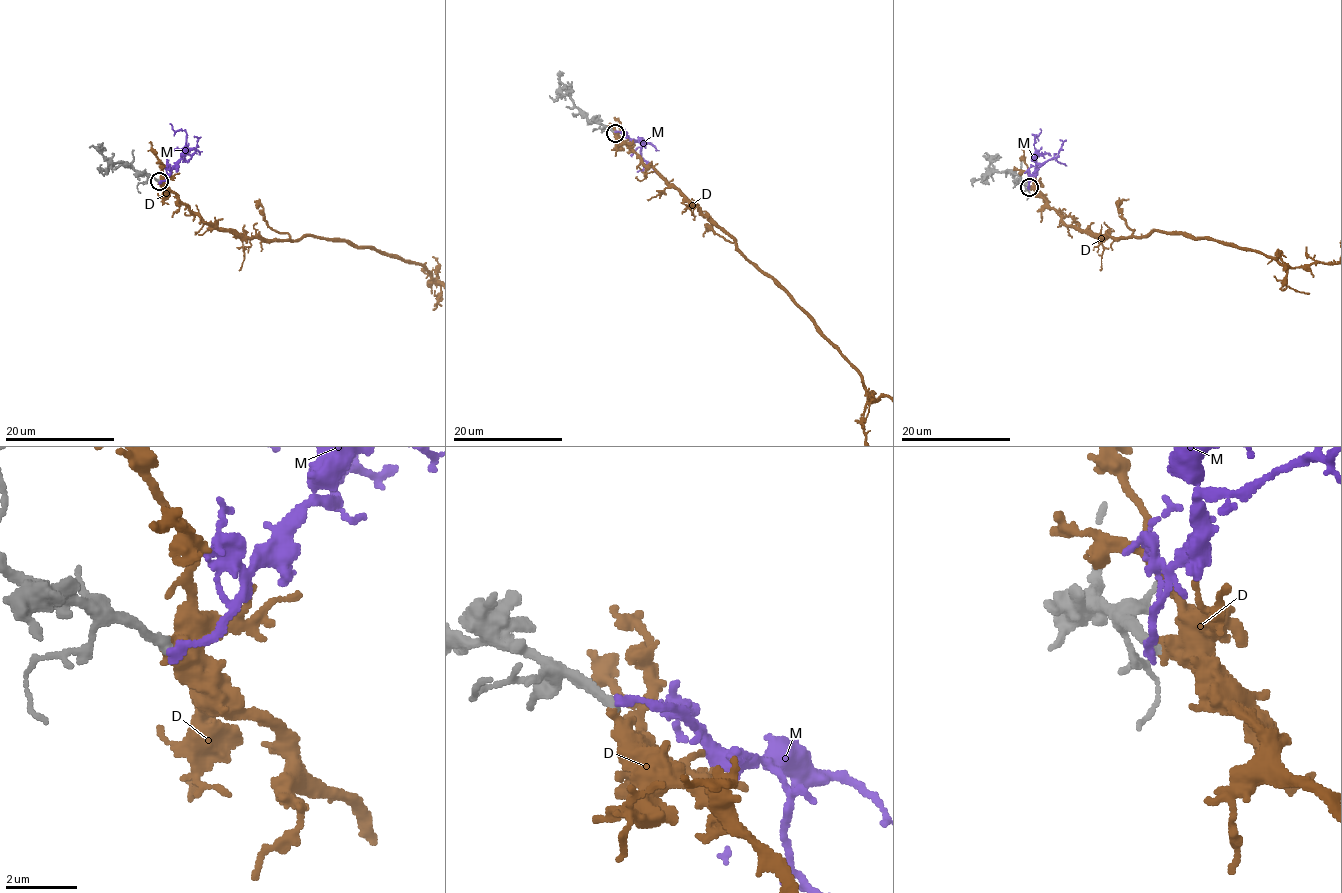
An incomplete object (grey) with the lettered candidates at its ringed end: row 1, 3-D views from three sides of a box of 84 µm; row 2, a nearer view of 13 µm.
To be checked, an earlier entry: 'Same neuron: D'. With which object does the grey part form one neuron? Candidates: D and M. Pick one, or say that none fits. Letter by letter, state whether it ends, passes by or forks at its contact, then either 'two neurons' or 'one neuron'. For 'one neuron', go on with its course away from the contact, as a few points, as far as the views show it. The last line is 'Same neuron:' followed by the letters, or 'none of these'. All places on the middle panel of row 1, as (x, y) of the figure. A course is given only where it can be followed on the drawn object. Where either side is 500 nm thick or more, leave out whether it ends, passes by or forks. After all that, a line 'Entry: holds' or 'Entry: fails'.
D: it ends there; one neuron
M: it ends there; two neurons
Same neuron: D
Entry: holds

